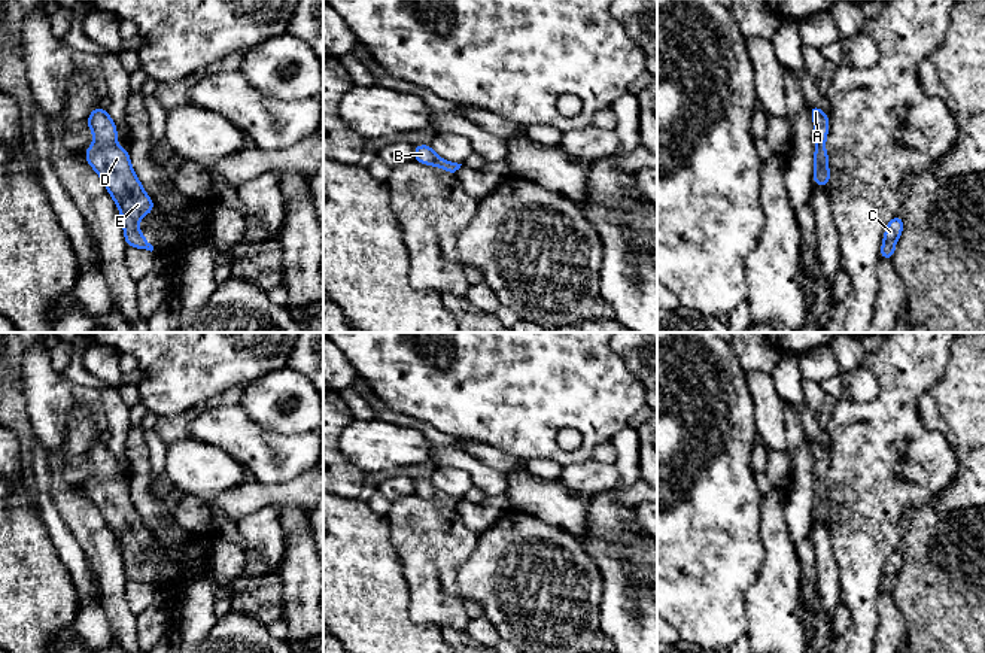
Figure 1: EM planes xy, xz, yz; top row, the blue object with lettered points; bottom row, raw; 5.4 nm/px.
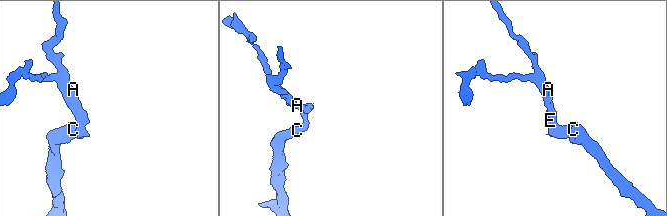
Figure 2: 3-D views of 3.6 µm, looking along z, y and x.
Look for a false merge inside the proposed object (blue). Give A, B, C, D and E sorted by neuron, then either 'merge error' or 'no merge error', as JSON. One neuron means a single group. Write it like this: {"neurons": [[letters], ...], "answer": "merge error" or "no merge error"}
{"neurons": [["A", "B", "C", "D", "E"]], "answer": "no merge error"}

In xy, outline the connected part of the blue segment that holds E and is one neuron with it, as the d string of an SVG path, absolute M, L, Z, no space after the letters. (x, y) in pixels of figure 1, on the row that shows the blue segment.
M98 106L89 113L86 127L95 142L86 148L85 160L98 173L121 210L127 246L152 252L153 246L140 234L139 219L155 210L155 204L134 173L130 151L115 143L119 139L116 124L107 110Z

